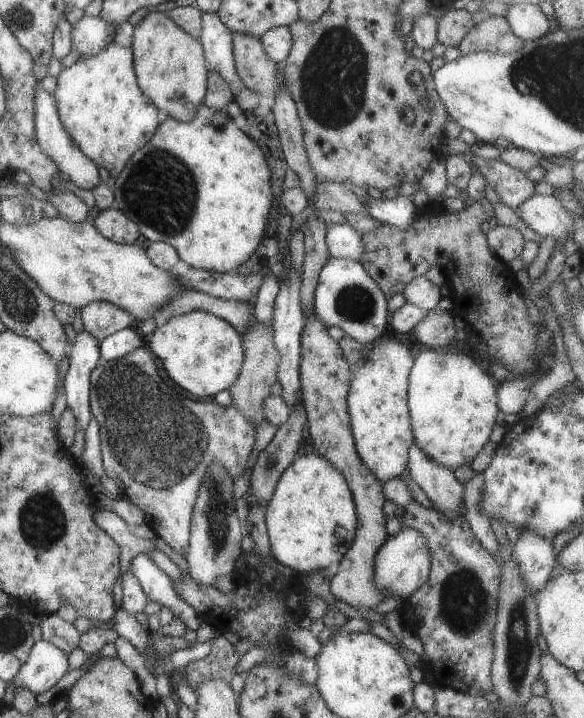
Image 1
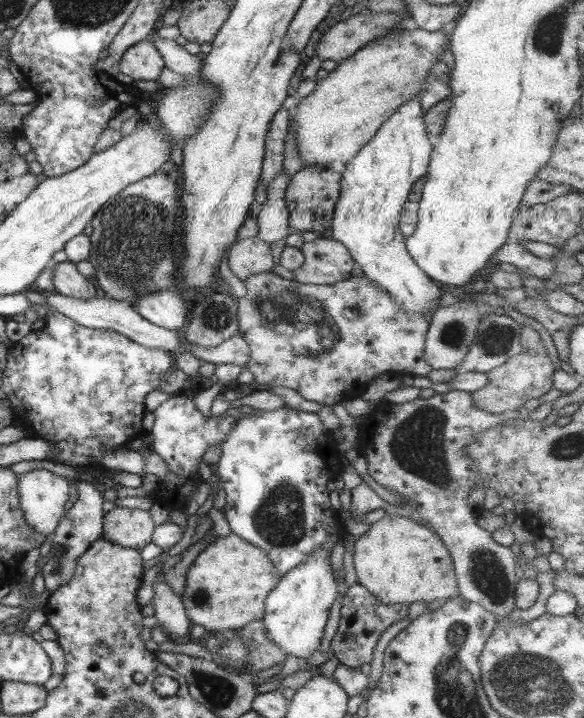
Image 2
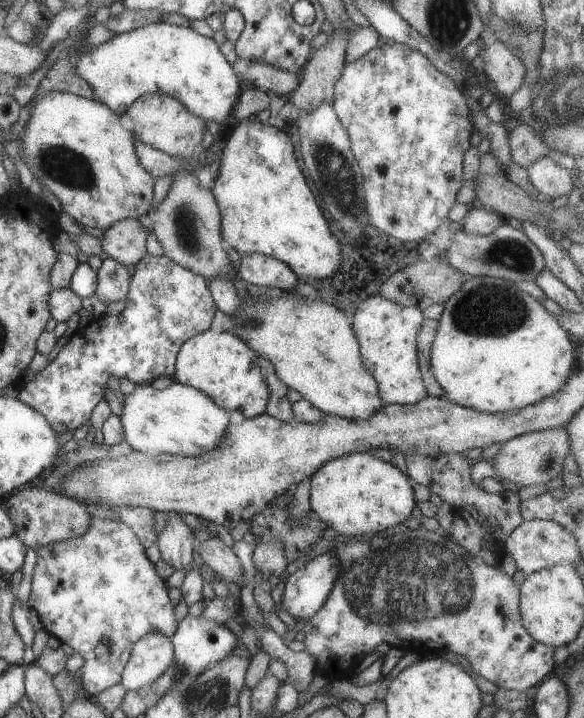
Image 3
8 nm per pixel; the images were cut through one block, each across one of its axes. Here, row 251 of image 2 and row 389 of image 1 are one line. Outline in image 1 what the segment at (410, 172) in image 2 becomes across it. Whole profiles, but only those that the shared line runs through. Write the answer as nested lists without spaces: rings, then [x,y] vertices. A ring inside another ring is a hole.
[[[380,338],[367,347],[363,353],[363,362],[351,370],[349,390],[347,390],[346,404],[349,416],[351,434],[355,448],[361,462],[369,468],[377,480],[382,483],[399,477],[407,464],[407,452],[413,444],[413,436],[410,425],[410,416],[407,408],[407,377],[413,364],[413,358],[409,349],[397,340]]]

